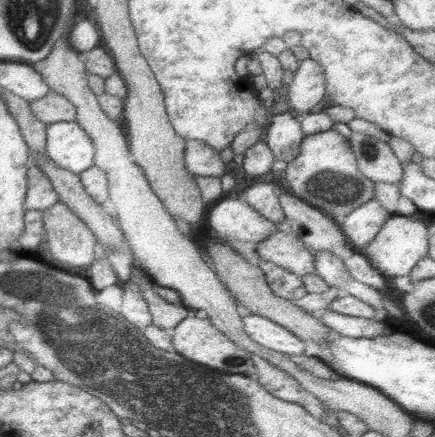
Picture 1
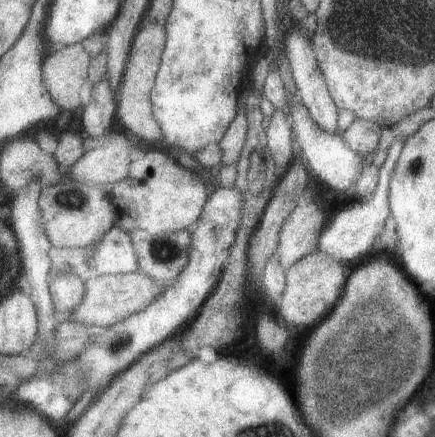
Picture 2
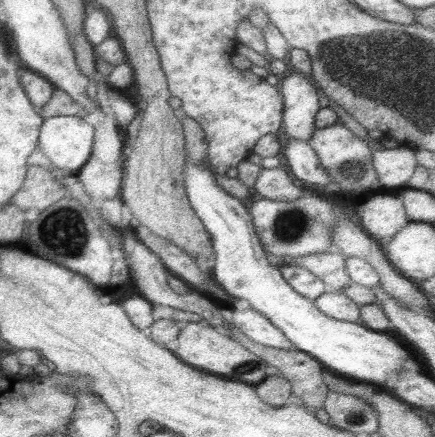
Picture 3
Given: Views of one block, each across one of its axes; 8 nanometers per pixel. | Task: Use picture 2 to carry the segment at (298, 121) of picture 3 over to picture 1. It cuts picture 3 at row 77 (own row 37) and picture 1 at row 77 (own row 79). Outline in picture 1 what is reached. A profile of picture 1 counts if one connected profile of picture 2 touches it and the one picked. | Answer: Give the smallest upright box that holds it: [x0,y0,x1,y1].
[287,58,325,118]

